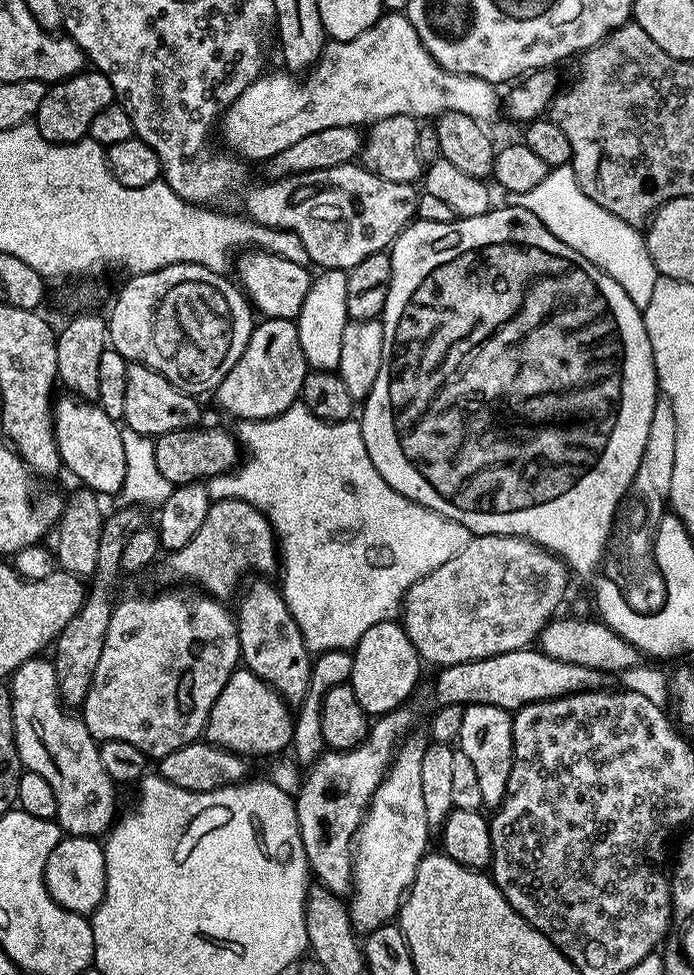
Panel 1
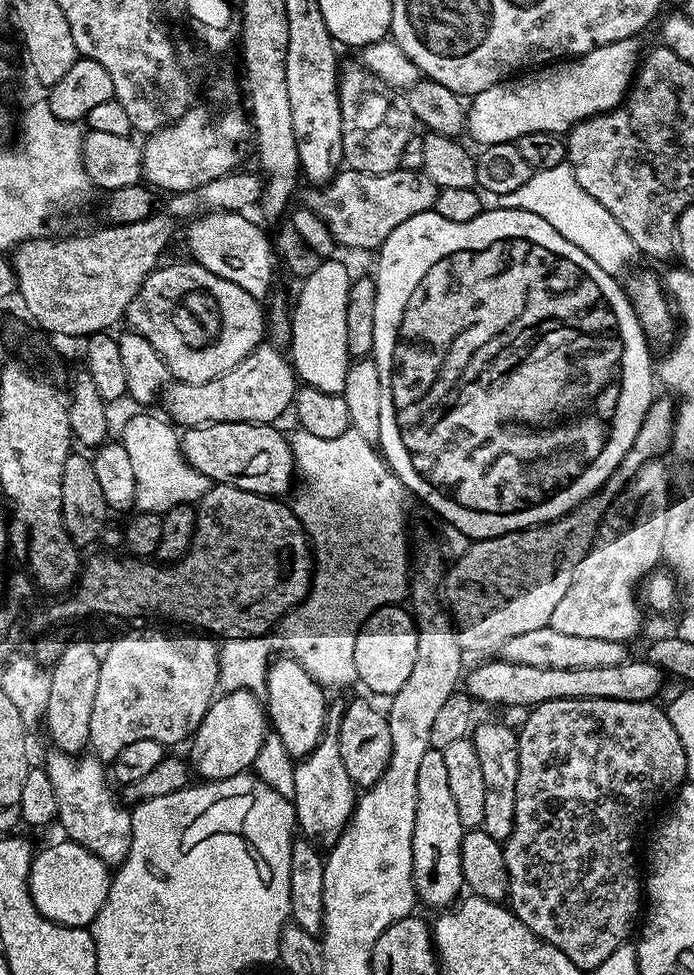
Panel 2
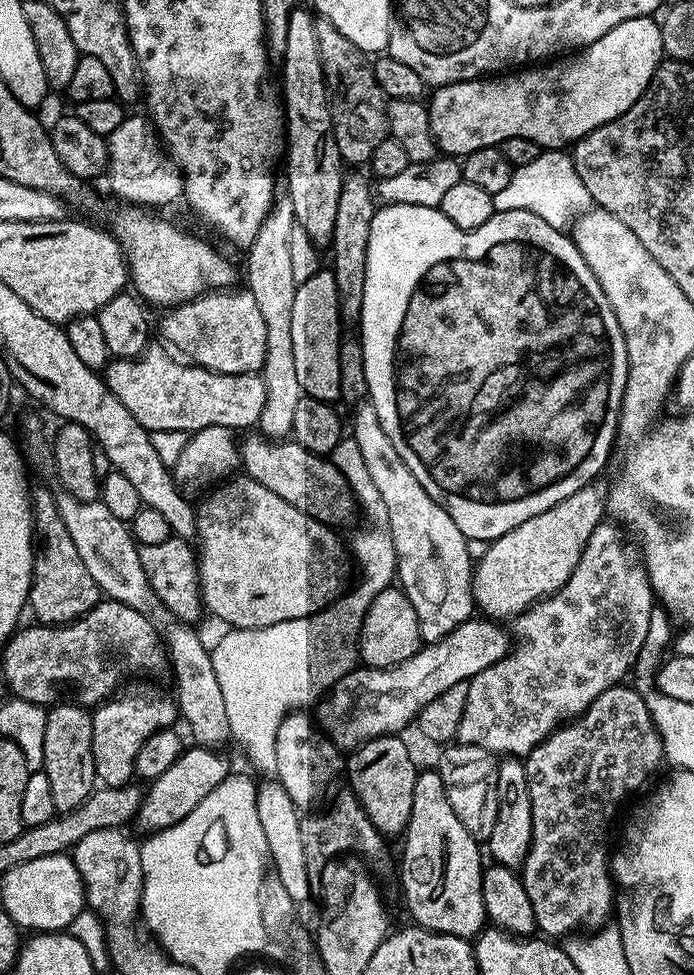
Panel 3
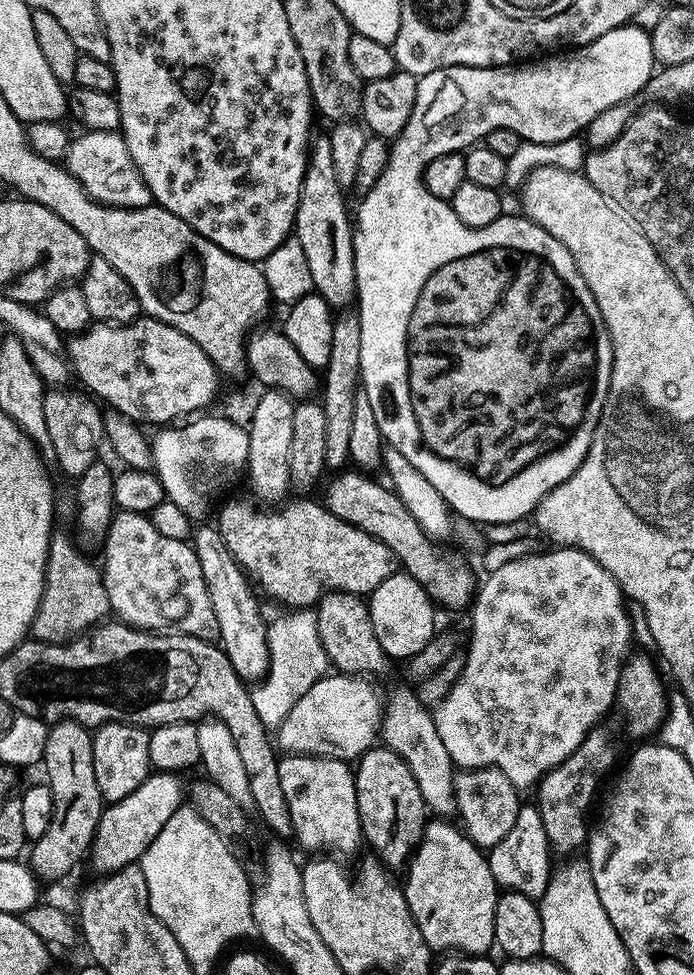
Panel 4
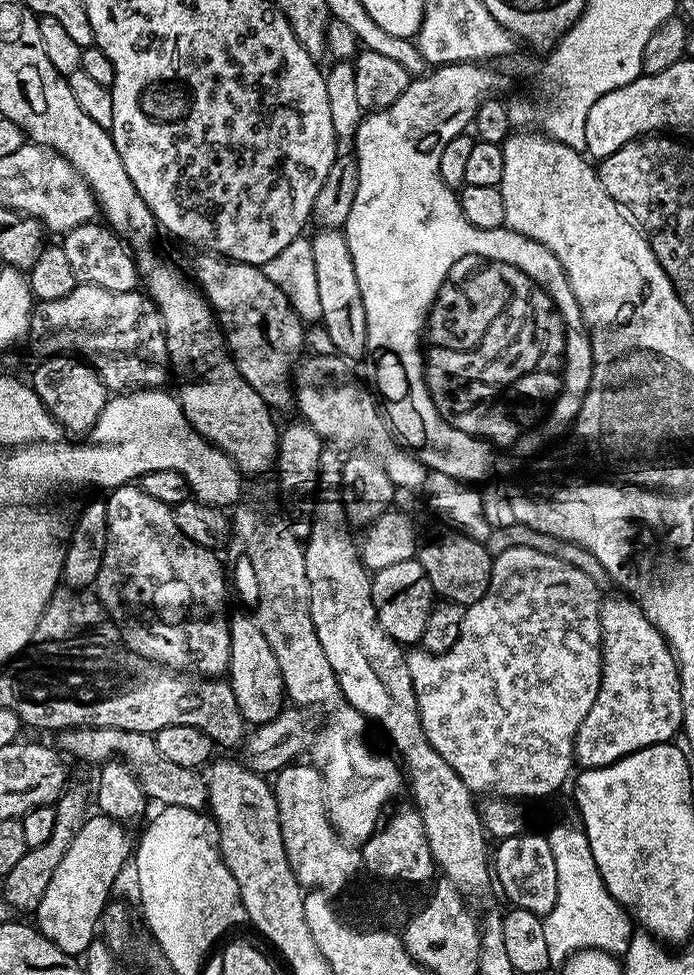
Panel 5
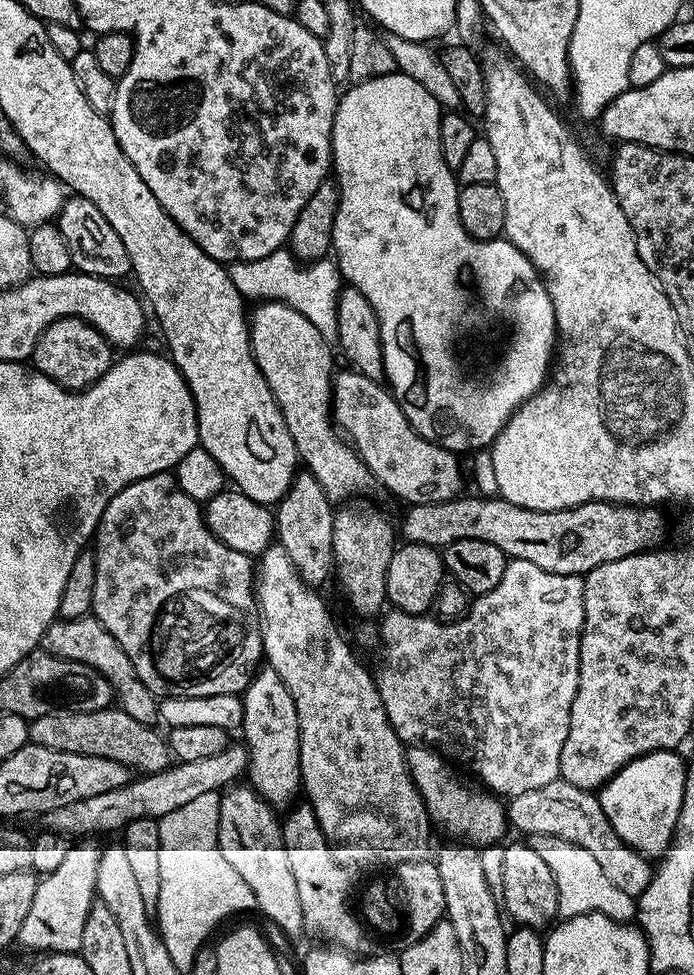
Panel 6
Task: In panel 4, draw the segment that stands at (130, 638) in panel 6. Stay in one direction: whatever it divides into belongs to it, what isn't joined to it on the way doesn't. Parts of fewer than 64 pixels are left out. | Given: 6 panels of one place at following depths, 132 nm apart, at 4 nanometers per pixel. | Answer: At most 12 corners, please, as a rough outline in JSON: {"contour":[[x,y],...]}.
{"contour":[[117,511],[108,607],[144,632],[217,639],[188,540]]}

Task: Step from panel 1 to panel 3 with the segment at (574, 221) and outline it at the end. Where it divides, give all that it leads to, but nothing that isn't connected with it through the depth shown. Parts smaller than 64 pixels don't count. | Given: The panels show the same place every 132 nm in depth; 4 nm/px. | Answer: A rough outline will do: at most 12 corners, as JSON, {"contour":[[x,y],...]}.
{"contour":[[541,151],[492,196],[564,230],[593,207],[571,155]]}

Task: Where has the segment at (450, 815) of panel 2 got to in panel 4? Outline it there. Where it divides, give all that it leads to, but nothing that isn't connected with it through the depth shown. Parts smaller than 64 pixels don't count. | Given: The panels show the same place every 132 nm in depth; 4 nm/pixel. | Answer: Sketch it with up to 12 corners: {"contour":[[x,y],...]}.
{"contour":[[425,823],[404,897],[440,954],[496,943],[487,855]]}

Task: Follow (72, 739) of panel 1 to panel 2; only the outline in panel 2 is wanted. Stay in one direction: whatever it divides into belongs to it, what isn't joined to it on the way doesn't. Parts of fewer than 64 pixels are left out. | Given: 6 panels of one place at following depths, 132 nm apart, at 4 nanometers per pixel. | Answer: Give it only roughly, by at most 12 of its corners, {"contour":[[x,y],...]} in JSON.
{"contour":[[55,750],[42,767],[63,835],[123,864],[132,814],[92,754]]}

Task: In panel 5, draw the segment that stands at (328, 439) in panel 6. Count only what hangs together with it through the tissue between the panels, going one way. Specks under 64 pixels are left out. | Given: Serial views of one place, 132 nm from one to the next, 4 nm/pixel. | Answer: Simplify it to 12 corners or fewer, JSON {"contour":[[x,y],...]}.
{"contour":[[215,254],[191,275],[238,374],[294,404],[305,321],[263,267]]}

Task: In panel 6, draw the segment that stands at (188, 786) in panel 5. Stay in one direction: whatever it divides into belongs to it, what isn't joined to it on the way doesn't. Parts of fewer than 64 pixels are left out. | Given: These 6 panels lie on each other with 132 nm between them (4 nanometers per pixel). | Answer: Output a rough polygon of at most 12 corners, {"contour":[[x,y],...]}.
{"contour":[[118,706],[51,712],[31,743],[122,762],[133,773],[170,763],[167,739]]}

